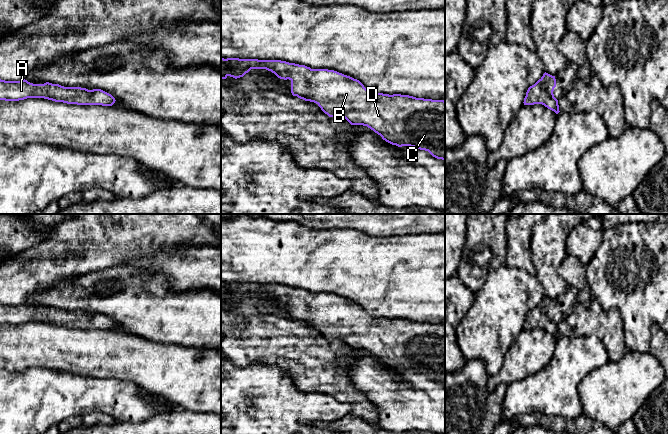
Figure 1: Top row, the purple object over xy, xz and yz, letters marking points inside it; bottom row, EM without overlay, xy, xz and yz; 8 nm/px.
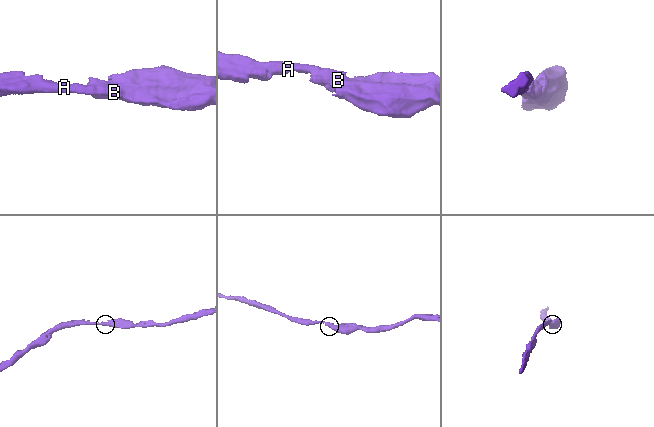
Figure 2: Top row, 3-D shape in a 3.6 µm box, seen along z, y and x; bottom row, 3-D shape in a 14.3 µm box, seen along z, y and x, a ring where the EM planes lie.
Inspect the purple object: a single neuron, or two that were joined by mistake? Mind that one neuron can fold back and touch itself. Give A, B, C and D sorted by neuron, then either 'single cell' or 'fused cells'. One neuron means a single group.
A B C D | single cell

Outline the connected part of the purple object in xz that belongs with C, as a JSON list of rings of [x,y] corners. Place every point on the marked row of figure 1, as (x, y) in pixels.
[[[221,58],[221,79],[243,77],[251,69],[266,69],[278,78],[291,81],[291,93],[316,103],[329,117],[341,116],[351,125],[367,126],[386,142],[398,147],[410,146],[428,151],[445,161],[445,101],[416,98],[401,94],[368,91],[357,79],[334,70],[311,69],[281,60]]]

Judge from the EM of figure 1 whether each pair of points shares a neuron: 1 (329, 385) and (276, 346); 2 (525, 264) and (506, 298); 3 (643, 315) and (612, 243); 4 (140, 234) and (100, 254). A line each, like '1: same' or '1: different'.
1: same
2: different
3: same
4: same

